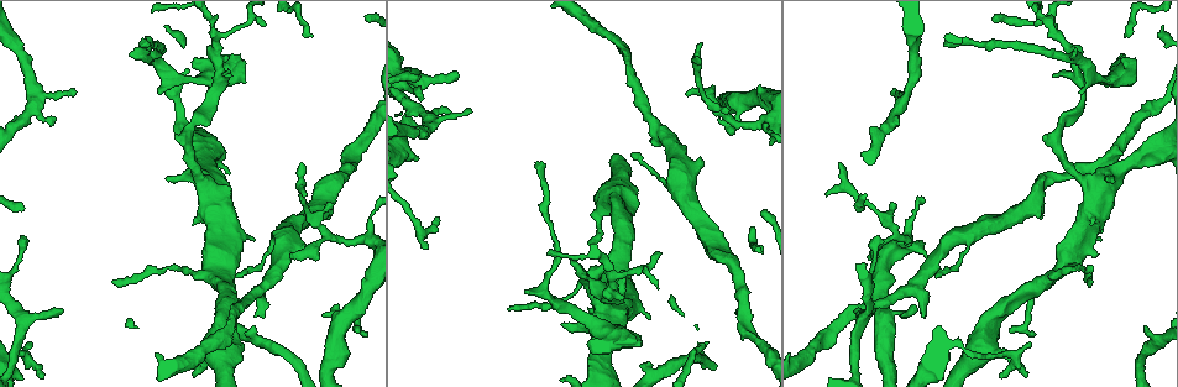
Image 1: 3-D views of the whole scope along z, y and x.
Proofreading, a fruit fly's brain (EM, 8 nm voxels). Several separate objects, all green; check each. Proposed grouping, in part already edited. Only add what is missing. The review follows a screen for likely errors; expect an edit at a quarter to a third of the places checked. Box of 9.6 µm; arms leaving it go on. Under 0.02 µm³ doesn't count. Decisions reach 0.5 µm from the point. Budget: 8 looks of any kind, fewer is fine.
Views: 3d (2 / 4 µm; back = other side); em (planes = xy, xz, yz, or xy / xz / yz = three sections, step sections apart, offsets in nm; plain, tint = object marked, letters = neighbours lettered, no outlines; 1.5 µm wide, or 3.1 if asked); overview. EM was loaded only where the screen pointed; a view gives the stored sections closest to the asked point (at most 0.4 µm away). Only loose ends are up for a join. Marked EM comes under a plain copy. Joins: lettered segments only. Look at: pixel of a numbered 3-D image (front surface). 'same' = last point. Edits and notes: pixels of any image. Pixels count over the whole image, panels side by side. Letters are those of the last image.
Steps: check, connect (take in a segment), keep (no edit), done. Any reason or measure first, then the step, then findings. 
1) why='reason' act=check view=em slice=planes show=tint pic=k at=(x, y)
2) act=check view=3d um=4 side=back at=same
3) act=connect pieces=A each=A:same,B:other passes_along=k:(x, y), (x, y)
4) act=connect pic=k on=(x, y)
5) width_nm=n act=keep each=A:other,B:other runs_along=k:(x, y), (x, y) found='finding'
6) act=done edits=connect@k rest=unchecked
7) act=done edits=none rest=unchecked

why='branch stops here' act=check view=3d um=4 pic=1 at=(525, 292)

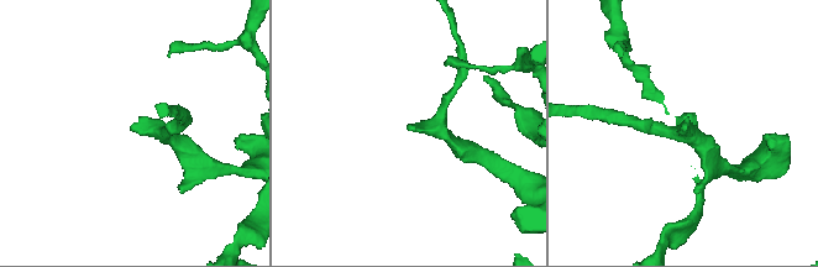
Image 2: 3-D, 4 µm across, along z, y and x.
arm_widths_nm=160,220 act=check view=em slice=planes show=tint pic=2 at=(133, 129)

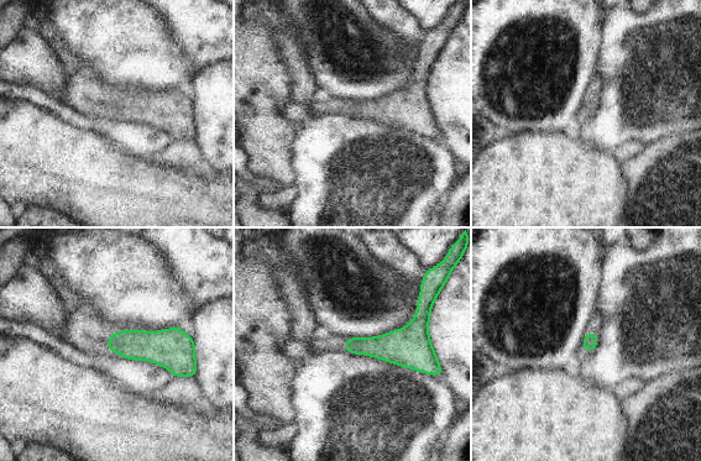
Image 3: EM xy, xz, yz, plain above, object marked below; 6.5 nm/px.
act=check view=em slice=planes show=letters at=same

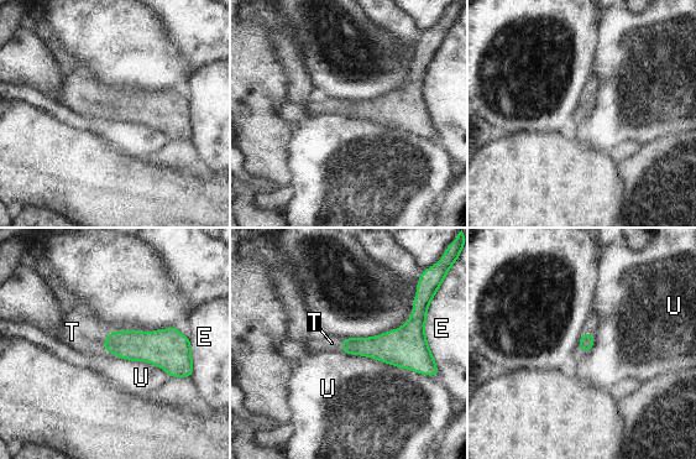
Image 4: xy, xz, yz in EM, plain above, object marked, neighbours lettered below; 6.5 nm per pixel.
longest_contact=U:600nm act=connect pieces=T each=E:other,T:same,U:other passes_along=4:(380, 348), (341, 345), (331, 343) found='the neuron continues'

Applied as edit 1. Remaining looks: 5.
why='branch stops here' act=check view=3d um=2 pic=1 at=(252, 327)

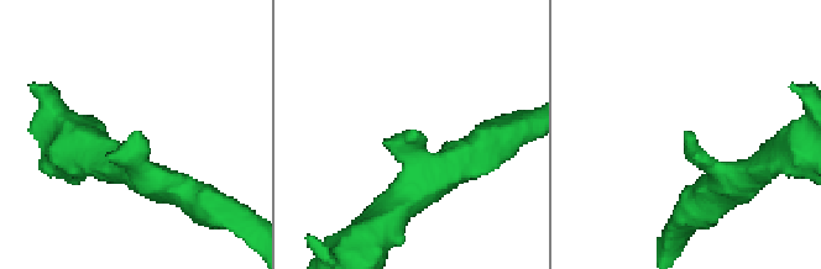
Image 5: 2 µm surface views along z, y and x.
arm_widths_nm=280,280 act=check view=em slice=planes show=tint pic=5 at=(688, 133)

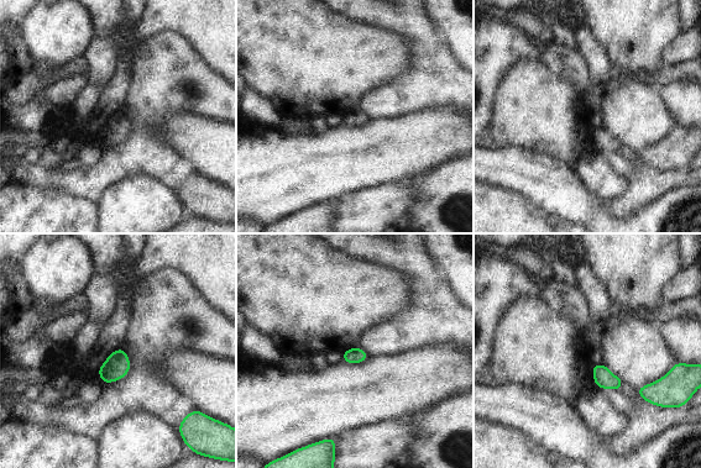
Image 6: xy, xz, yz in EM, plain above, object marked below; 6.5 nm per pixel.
act=check view=em slice=planes show=letters at=same

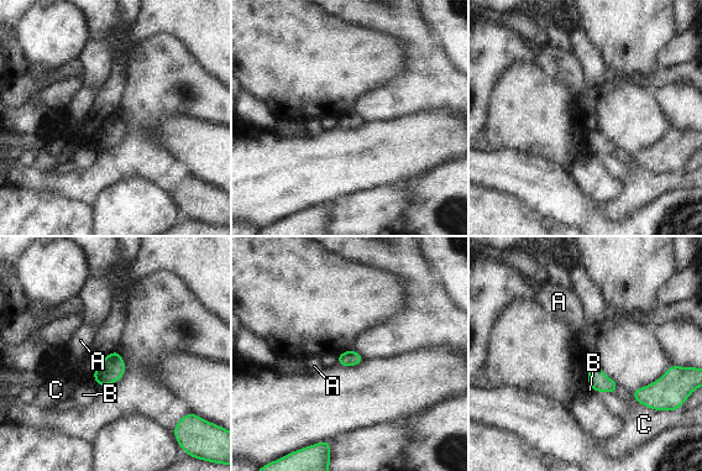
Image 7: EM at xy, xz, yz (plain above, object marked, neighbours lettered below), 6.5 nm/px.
act=keep each=A:other,B:other,C:other found='none of them fits'

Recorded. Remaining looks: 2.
act=check view=em slice=planes show=tint pic=1 at=(923, 318)

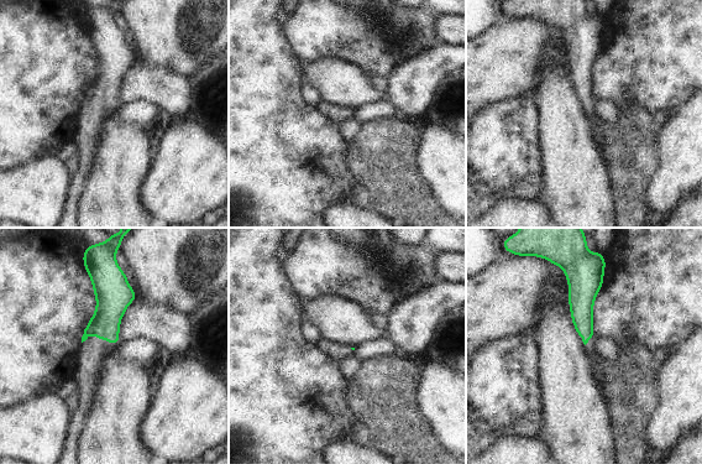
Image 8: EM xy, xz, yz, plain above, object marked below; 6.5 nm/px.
act=check view=em slice=planes show=letters at=same

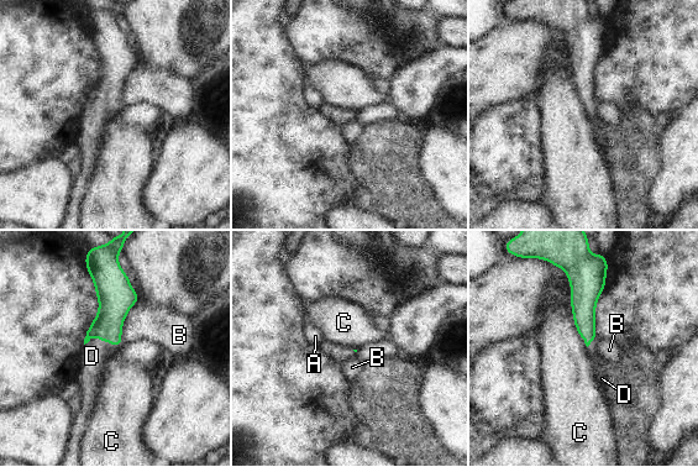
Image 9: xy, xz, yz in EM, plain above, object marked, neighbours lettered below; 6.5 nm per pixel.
act=connect pieces=D each=A:other,B:other,C:other,D:same found='the neuron continues'

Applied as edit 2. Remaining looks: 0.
act=done edits=connect@4,connect@9 rest=unchecked

